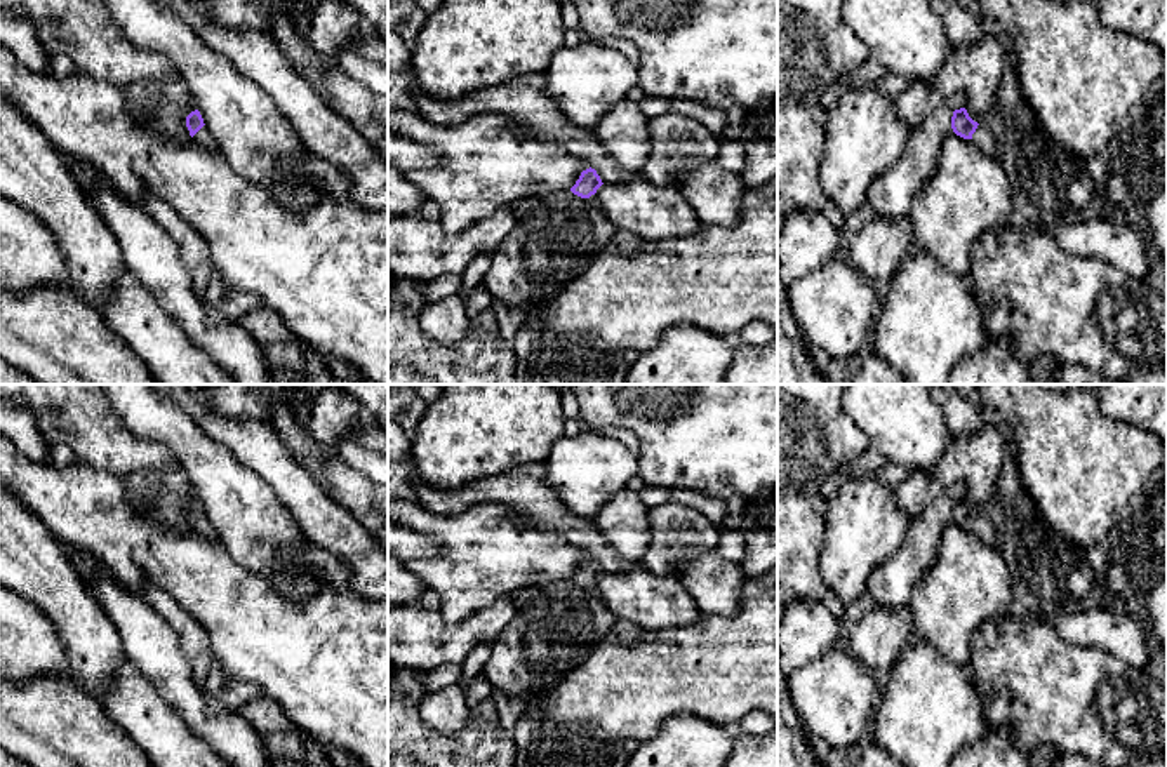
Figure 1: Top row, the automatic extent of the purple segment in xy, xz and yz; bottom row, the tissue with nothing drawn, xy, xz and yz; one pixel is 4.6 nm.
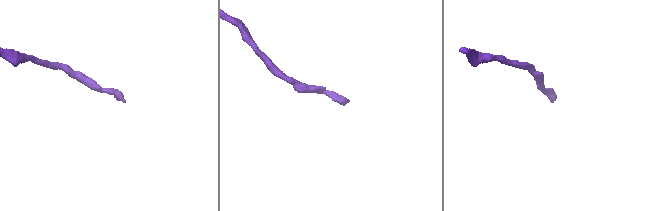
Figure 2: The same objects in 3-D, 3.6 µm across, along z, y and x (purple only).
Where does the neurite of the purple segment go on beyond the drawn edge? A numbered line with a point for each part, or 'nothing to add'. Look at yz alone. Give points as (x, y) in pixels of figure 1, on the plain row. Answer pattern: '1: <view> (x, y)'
1: yz (981, 527)

